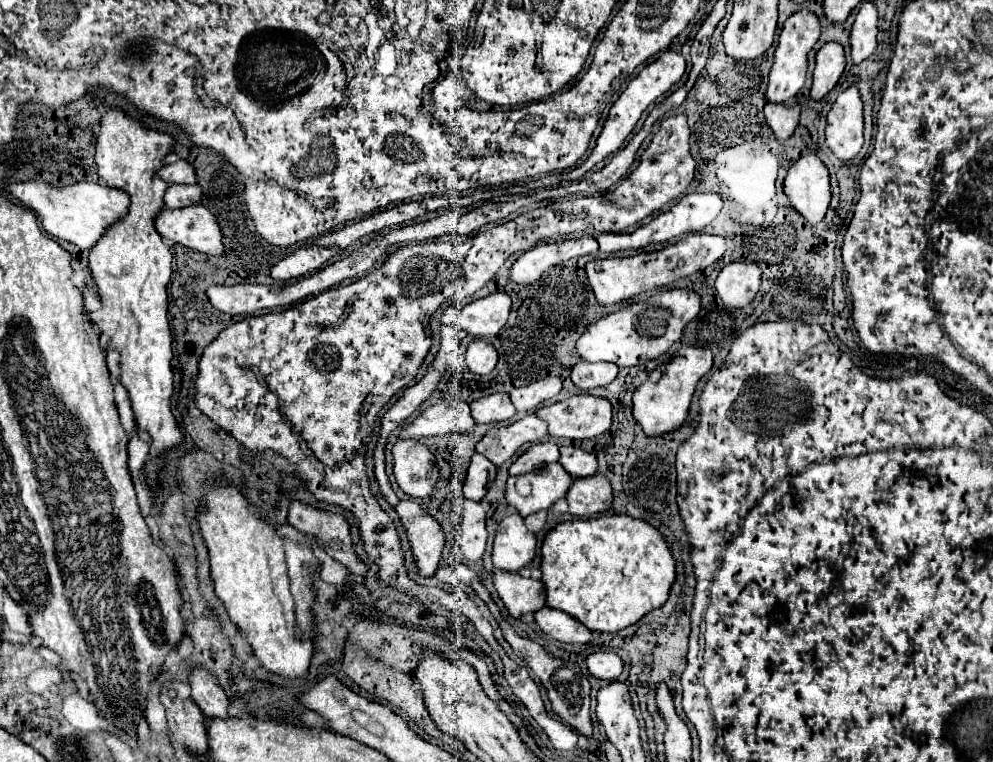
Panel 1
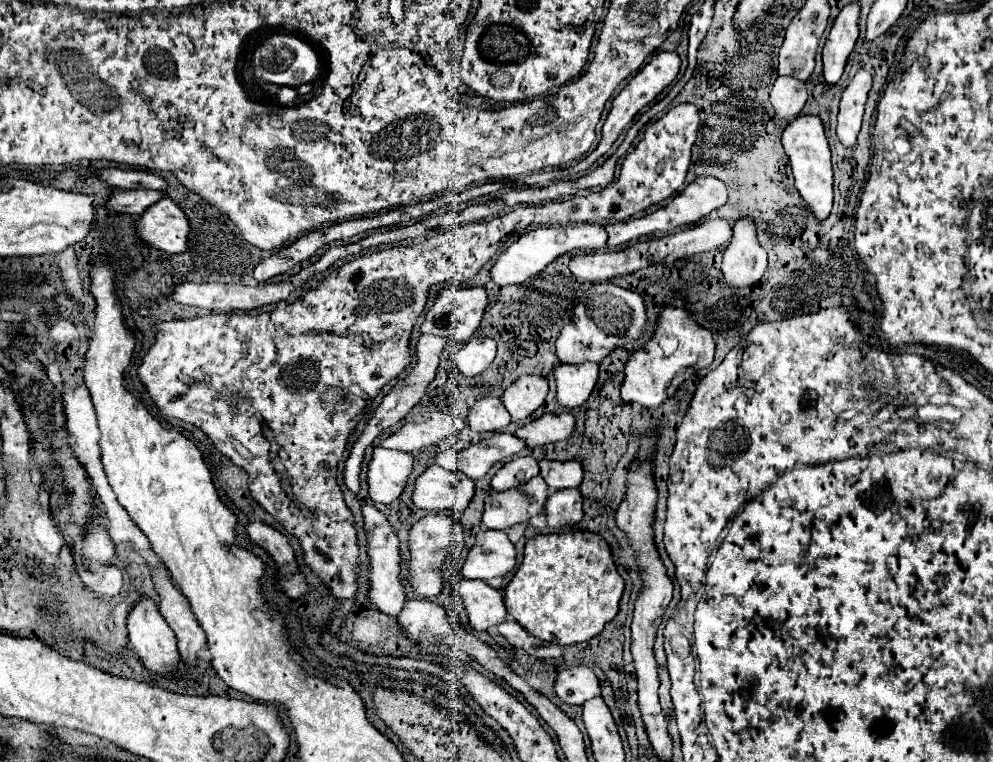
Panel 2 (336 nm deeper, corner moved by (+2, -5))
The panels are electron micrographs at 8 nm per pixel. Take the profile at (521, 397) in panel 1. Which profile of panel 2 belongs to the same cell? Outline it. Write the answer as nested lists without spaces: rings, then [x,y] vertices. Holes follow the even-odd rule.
[[[520,376],[514,384],[510,384],[502,402],[512,416],[514,422],[526,420],[538,406],[544,404],[548,394],[548,380],[544,376]]]

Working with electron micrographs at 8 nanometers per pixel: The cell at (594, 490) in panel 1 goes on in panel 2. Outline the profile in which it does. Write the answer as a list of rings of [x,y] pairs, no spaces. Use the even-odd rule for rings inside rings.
[[[572,488],[572,490],[558,490],[558,492],[550,494],[546,500],[544,512],[548,518],[546,524],[554,530],[578,524],[584,516],[580,490]]]

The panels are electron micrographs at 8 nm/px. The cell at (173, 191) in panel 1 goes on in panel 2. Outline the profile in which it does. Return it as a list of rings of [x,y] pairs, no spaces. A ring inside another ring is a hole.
[[[116,190],[110,194],[106,206],[118,214],[142,214],[162,196],[164,192],[156,190]]]

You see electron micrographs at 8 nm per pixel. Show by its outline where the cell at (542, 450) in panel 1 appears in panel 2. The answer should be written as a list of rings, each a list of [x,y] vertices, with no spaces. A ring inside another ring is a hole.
[[[516,458],[512,462],[506,462],[496,476],[492,478],[492,488],[502,492],[502,490],[512,490],[522,484],[526,484],[530,478],[538,476],[538,460],[534,458]]]

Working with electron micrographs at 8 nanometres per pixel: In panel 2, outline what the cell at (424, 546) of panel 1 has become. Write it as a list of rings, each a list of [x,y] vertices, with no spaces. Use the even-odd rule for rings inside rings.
[[[362,506],[362,516],[364,516],[364,532],[366,532],[366,548],[368,548],[368,600],[370,604],[386,614],[386,616],[398,616],[402,610],[406,596],[404,596],[404,586],[400,582],[400,548],[398,548],[398,536],[392,532],[390,522],[386,516],[376,510],[374,506]]]

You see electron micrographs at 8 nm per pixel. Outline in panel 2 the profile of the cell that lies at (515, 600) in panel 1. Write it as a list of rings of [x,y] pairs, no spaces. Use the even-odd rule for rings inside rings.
[[[460,580],[454,586],[454,596],[462,602],[468,626],[476,632],[498,626],[508,616],[502,594],[482,580]]]

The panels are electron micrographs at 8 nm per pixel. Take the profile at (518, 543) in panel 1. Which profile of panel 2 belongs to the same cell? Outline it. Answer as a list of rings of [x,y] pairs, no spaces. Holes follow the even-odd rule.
[[[480,530],[474,538],[474,546],[468,550],[462,562],[462,578],[490,580],[494,576],[506,576],[516,566],[514,544],[502,530]]]

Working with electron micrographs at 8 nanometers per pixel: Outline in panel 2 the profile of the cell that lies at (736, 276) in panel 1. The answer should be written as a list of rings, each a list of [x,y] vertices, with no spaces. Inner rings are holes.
[[[740,218],[734,224],[734,236],[724,252],[722,272],[730,286],[744,288],[758,282],[766,270],[768,254],[758,244],[752,218]]]

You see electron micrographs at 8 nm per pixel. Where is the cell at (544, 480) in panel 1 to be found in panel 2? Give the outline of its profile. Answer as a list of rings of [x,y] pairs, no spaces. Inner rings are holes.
[[[542,476],[506,492],[492,492],[484,504],[482,526],[490,530],[508,530],[518,522],[526,522],[544,510],[546,496],[548,486]]]

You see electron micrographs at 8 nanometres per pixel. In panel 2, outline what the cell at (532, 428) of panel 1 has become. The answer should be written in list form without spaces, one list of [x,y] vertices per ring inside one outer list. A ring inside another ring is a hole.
[[[494,434],[488,440],[472,444],[460,452],[446,450],[434,456],[434,462],[446,470],[462,472],[464,476],[478,480],[484,476],[496,462],[506,460],[526,448],[526,442],[514,434]]]

